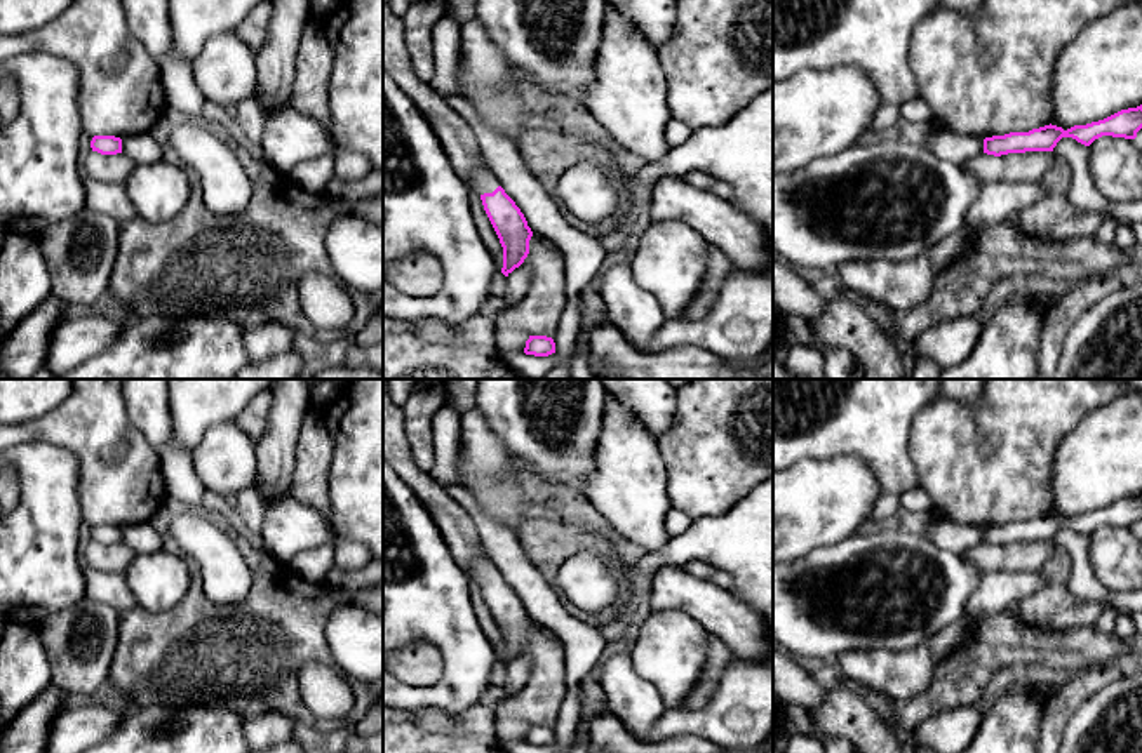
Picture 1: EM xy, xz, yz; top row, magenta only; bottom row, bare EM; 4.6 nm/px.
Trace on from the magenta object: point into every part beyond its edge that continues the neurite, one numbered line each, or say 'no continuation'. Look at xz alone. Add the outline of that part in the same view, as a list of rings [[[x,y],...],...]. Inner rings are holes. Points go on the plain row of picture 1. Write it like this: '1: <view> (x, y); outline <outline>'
1: xz (481, 571); outline [[[474,556],[468,574],[479,584],[493,583],[498,576],[501,576],[486,556]]]

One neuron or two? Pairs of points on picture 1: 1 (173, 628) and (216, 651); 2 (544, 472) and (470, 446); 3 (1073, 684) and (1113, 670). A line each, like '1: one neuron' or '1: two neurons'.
1: one neuron
2: two neurons
3: one neuron

